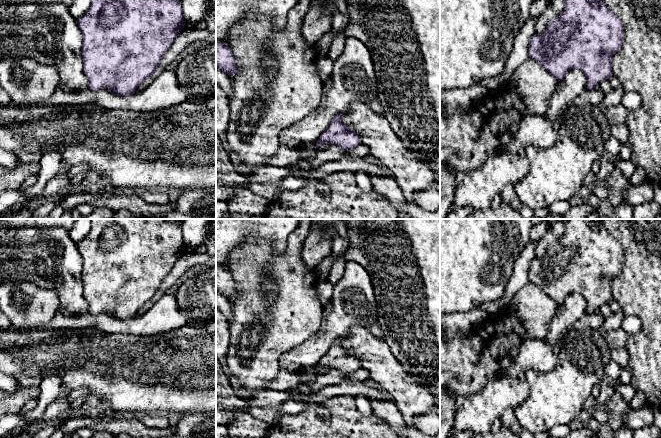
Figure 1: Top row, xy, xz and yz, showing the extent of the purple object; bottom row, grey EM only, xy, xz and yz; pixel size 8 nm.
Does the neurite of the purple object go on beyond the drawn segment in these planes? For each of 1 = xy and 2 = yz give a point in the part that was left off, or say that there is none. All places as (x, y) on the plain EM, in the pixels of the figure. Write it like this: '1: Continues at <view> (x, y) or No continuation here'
1: No continuation here
2: No continuation here

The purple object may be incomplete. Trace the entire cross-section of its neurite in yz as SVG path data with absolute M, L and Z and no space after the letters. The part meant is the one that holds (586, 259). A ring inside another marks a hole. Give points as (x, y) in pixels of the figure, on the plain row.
M567 219L565 233L551 244L542 258L535 257L529 265L529 281L543 290L551 299L562 305L572 293L580 293L587 302L587 314L595 313L602 304L613 299L612 282L623 268L624 249L603 226L602 219L593 222L591 219Z

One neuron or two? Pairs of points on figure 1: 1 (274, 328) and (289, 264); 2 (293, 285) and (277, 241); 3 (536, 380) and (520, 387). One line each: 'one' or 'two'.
1: one
2: two
3: two

